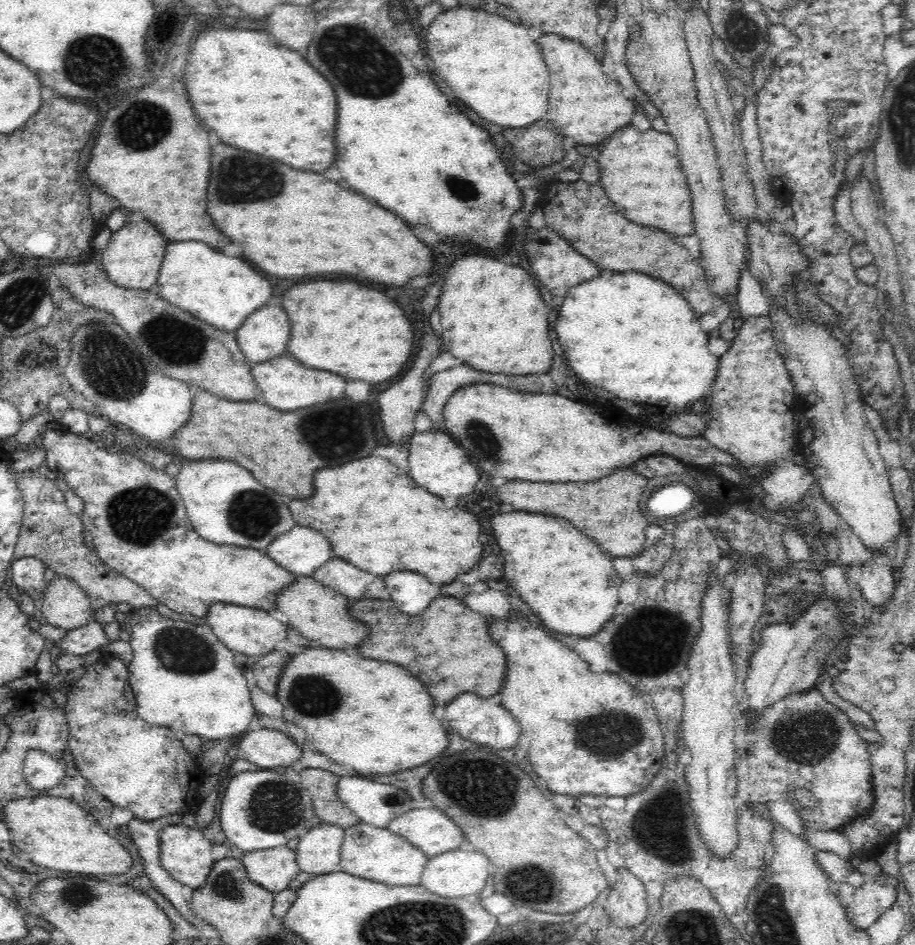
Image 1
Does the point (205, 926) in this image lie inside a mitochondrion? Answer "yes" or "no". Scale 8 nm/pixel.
no

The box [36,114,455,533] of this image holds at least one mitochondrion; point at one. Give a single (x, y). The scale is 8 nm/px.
(112, 369)

